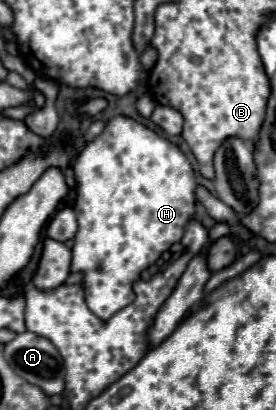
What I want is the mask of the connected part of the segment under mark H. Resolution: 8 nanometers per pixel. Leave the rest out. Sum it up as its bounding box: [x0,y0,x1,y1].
[72,117,196,321]

